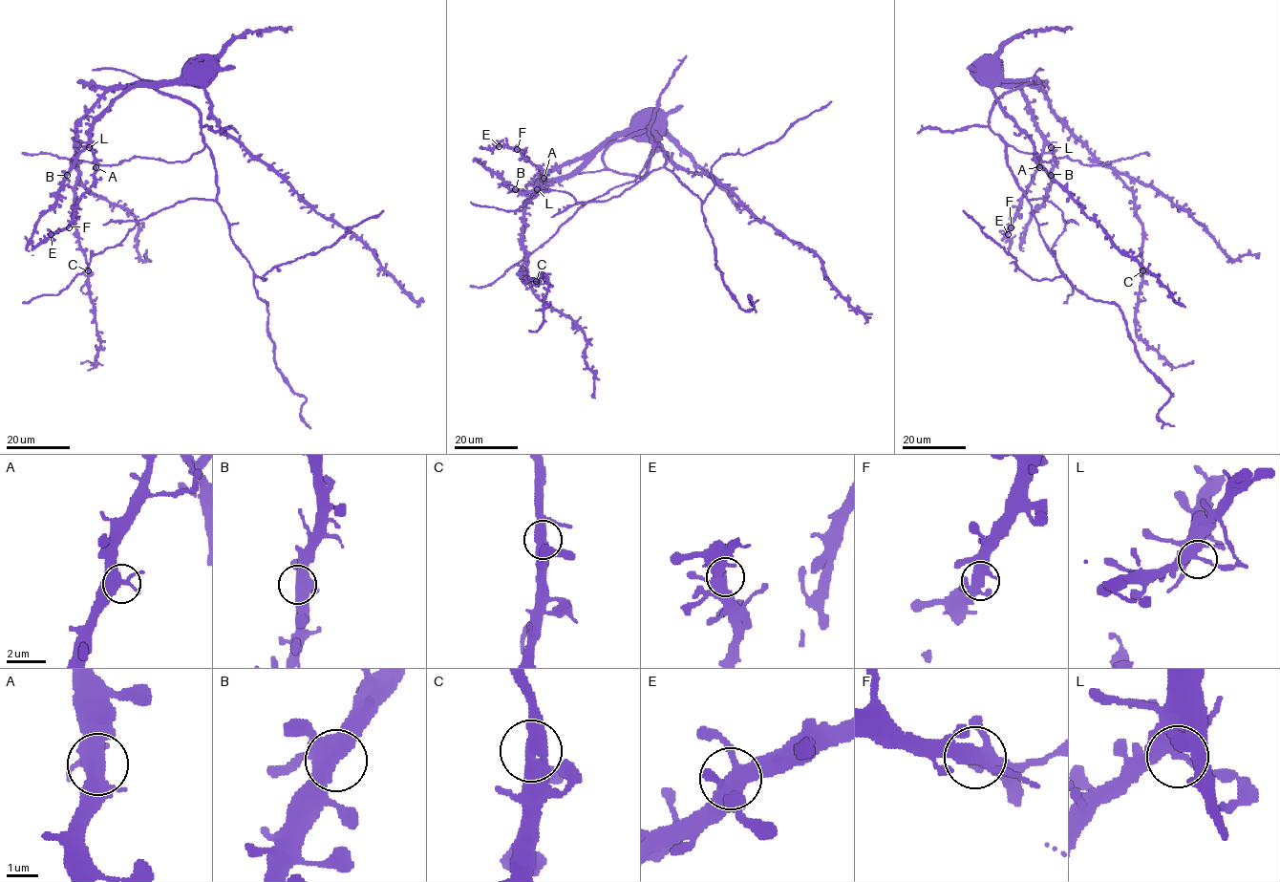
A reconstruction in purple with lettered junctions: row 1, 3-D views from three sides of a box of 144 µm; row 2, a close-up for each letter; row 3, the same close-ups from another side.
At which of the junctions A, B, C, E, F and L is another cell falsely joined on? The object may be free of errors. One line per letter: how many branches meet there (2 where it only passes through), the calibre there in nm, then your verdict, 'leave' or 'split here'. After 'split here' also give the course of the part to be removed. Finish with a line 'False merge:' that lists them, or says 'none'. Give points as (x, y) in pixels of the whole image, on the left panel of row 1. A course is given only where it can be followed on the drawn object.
A: branches 4; calibre 440 nm; leave
B: branches 4; calibre 460 nm; leave
C: branches 4; calibre 400 nm; leave
E: branches 4; calibre 400 nm; leave
F: branches 4; calibre 380 nm; leave
L: branches 4; calibre 340 nm; leave
False merge: none

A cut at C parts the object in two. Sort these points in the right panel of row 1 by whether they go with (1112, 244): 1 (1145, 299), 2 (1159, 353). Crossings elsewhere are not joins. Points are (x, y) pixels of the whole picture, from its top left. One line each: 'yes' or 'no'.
1: no
2: no

